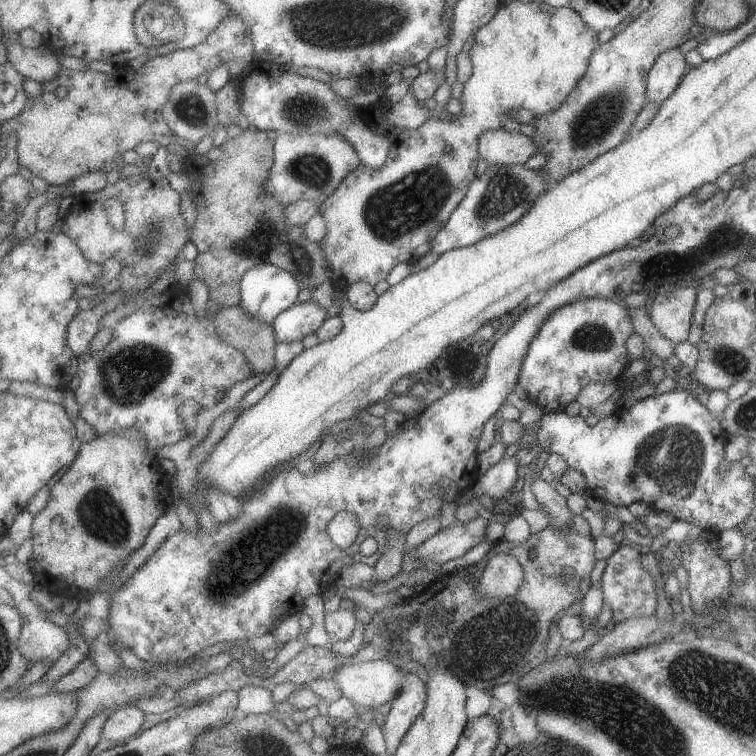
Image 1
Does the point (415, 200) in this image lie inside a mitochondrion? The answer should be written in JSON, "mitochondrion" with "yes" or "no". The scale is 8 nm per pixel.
{"mitochondrion":"yes"}

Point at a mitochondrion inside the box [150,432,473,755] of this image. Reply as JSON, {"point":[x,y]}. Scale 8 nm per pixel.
{"point":[250,558]}

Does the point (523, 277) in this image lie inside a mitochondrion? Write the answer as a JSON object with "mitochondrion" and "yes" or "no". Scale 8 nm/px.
{"mitochondrion":"no"}

